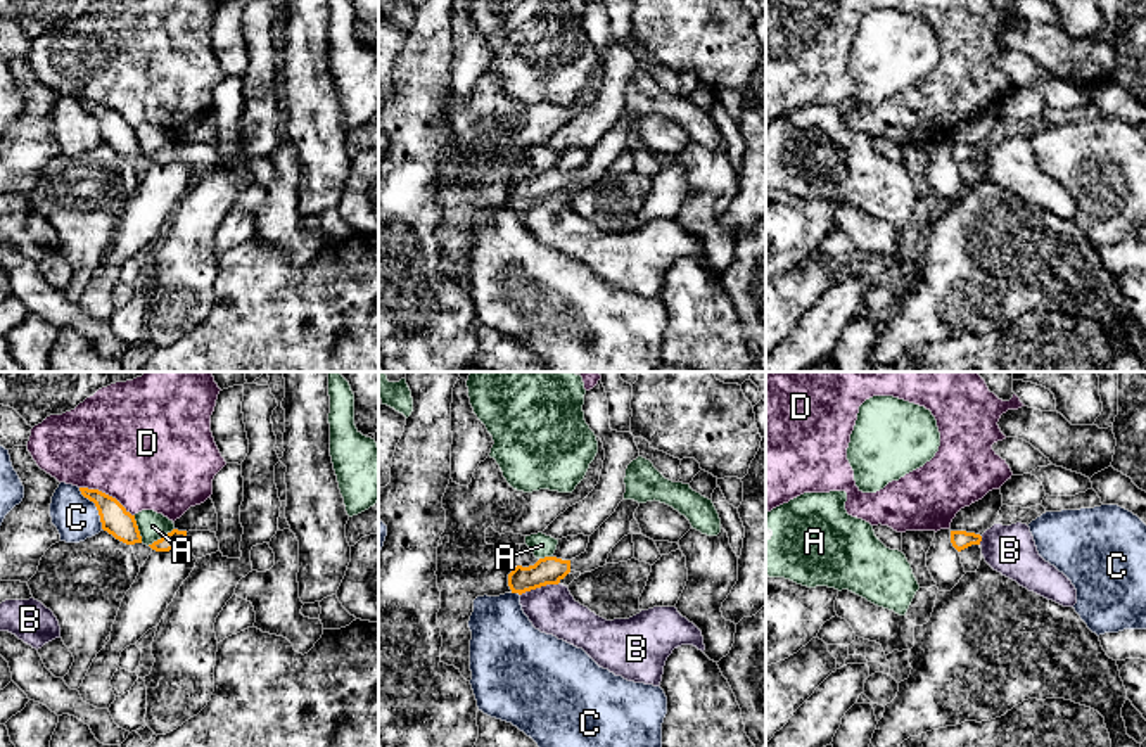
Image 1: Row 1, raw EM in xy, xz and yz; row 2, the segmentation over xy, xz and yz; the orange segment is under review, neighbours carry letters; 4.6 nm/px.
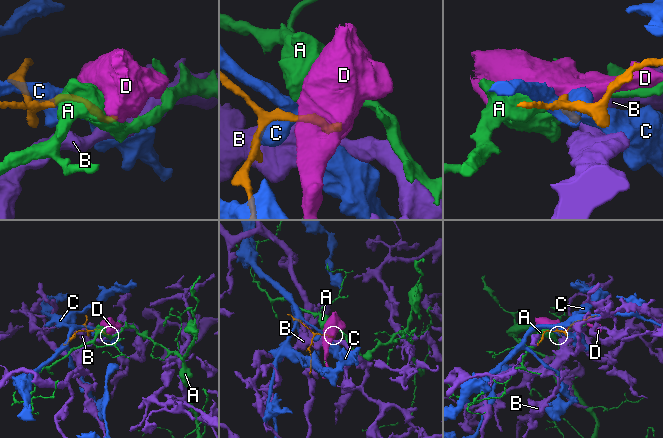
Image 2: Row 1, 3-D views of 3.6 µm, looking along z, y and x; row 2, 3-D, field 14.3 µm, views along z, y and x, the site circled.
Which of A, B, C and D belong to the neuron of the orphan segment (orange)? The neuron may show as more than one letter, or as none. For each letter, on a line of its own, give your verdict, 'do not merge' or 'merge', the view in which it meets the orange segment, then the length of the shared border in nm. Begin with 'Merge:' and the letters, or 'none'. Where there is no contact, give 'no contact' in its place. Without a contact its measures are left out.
Merge: none
A: do not merge; meets orange in xy; contact 130 nm long
B: do not merge; meets orange in xz; contact 190 nm long
C: do not merge; meets orange in xy; contact 240 nm long
D: do not merge; meets orange in xy; contact 300 nm long

